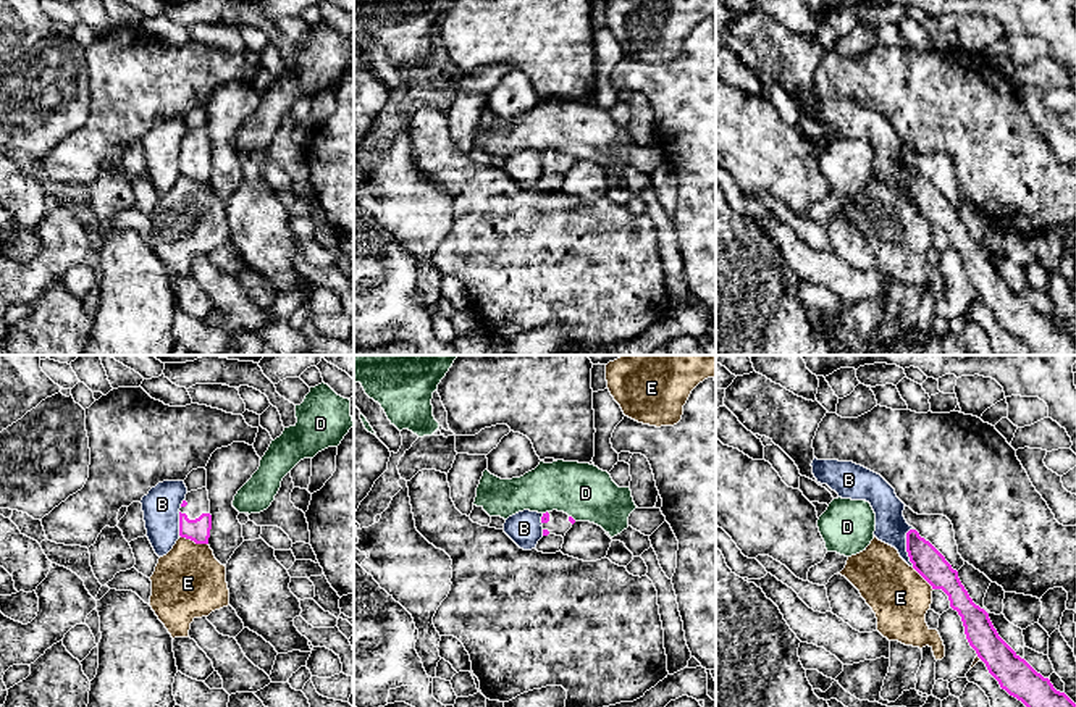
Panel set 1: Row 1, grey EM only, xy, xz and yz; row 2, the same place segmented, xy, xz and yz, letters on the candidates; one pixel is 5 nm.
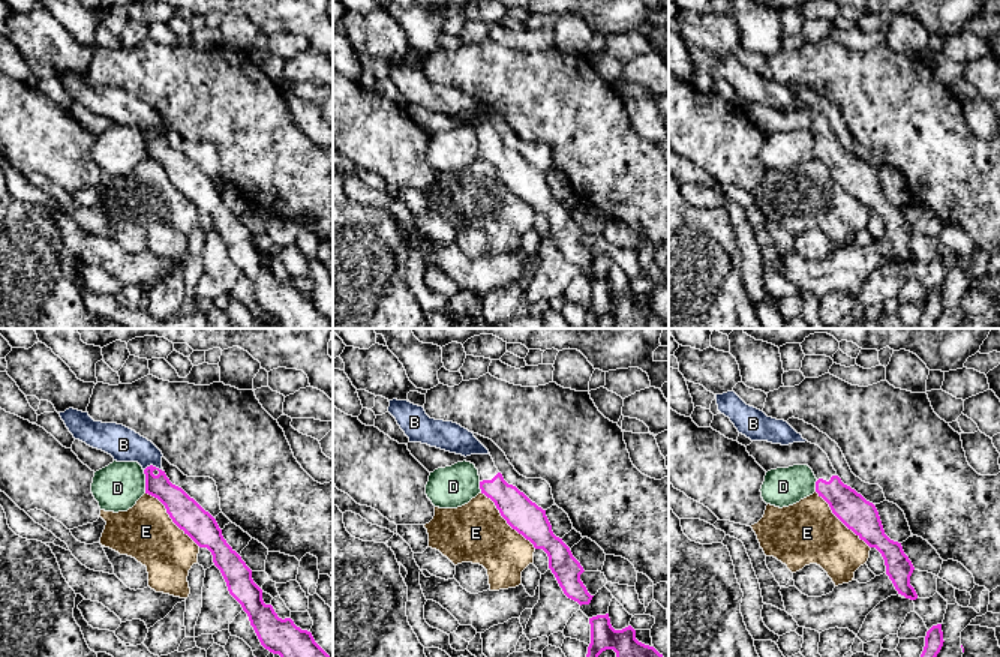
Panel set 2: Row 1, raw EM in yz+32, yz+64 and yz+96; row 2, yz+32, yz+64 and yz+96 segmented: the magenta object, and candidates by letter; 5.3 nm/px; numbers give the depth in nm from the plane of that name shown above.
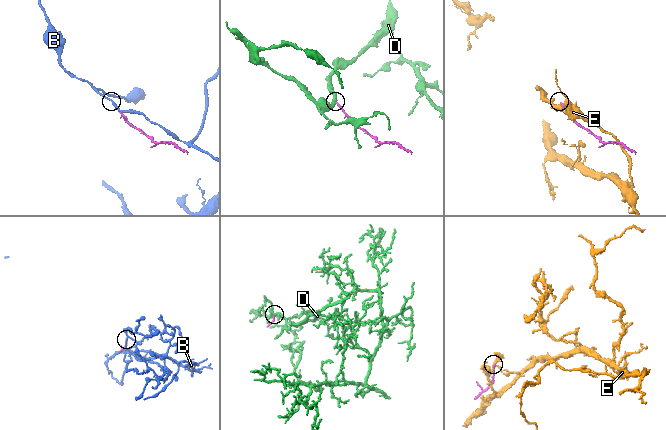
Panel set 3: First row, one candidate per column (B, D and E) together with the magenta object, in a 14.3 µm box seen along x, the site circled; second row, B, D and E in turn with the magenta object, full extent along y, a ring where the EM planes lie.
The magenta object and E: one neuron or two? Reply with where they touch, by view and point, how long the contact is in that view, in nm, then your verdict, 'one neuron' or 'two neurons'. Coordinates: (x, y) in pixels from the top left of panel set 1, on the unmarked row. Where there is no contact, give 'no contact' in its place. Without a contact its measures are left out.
contact xy (194, 179); length 150 nm; two neurons

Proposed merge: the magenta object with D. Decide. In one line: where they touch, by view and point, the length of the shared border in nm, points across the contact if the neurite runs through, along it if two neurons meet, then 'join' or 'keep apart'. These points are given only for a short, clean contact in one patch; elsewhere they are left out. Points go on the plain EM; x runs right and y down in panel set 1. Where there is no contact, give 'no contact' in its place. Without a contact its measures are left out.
meets magenta in xz at (571, 155); contact 50 nm long; border along xz (569, 154), (575, 158); keep apart

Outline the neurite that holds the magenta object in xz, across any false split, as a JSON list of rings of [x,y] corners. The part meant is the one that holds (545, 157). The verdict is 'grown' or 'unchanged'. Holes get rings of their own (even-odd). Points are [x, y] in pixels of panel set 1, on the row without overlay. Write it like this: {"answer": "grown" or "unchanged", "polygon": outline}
{"answer": "grown", "polygon": [[[546,150],[541,155],[541,165],[543,165],[543,174],[548,173],[556,173],[556,174],[565,174],[565,171],[572,166],[572,163],[575,161],[575,158],[572,155],[569,155],[564,150]]]}

